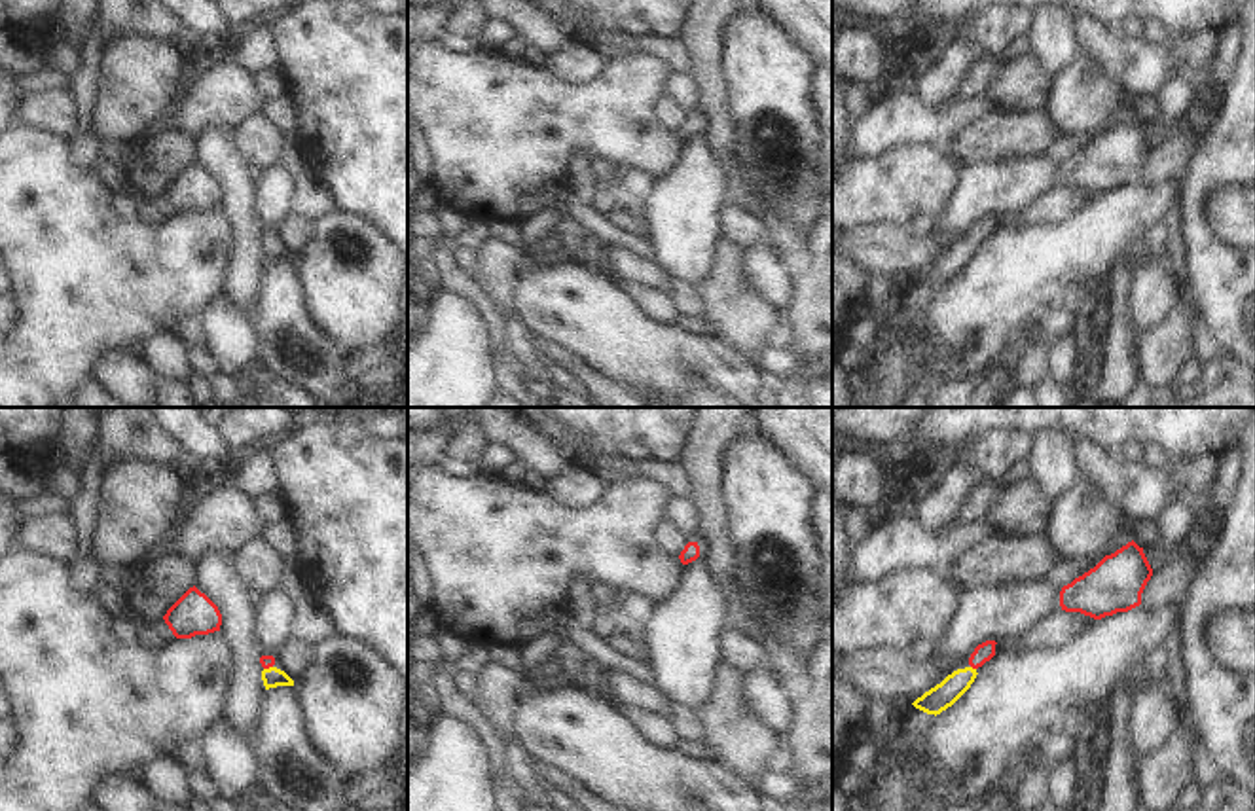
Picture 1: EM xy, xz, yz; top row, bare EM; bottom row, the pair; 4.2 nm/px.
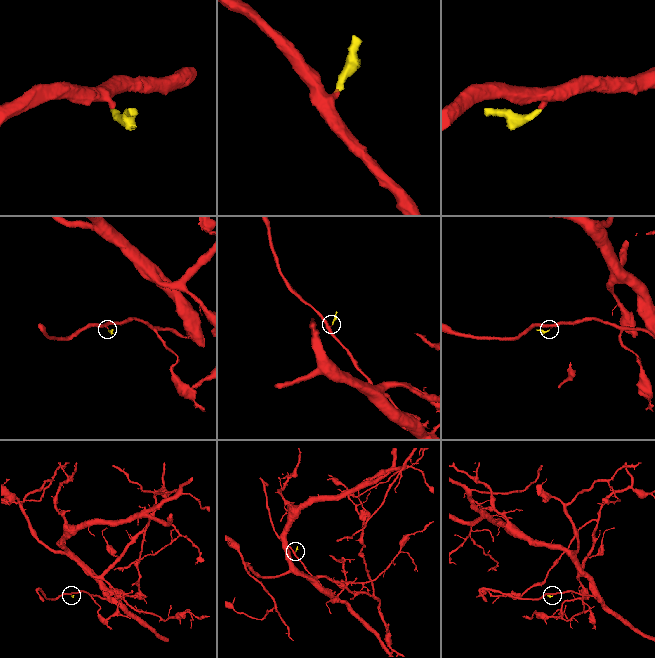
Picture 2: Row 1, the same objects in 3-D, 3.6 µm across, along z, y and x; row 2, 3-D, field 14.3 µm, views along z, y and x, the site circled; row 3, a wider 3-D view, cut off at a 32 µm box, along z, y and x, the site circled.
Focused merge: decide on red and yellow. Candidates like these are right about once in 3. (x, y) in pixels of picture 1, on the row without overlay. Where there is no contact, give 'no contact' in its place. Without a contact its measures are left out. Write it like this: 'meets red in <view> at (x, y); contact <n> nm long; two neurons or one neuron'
meets red in yz at (973, 243); contact 30 nm long; one neuron

